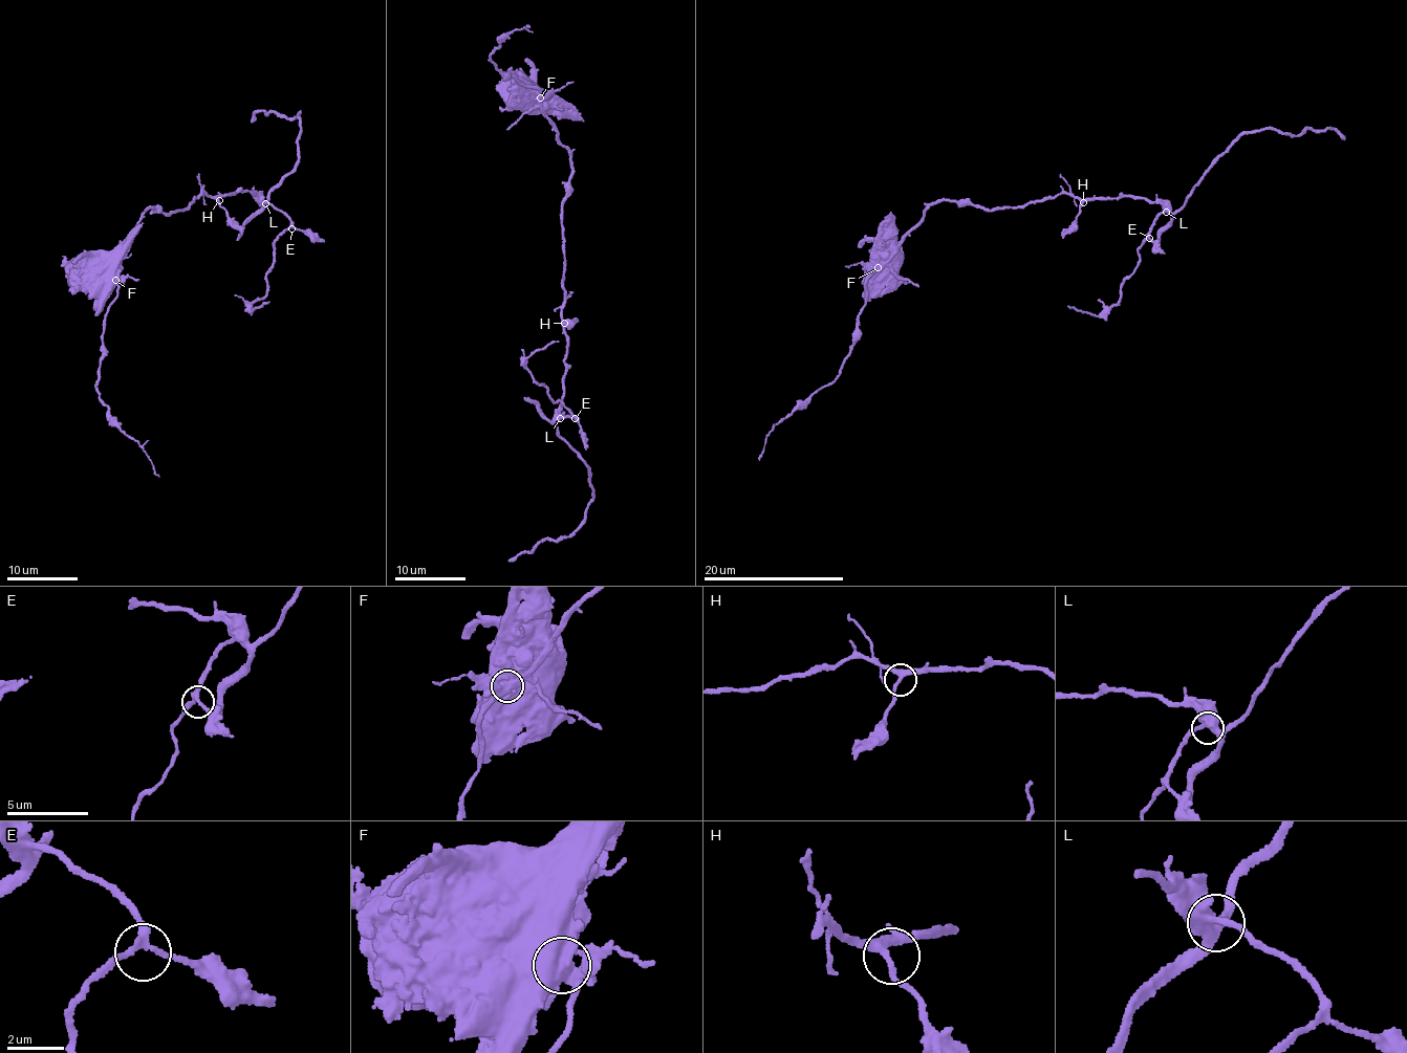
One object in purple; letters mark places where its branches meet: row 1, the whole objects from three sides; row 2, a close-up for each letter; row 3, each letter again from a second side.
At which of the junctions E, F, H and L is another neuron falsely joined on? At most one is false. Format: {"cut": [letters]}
{"cut": ["F"]}

